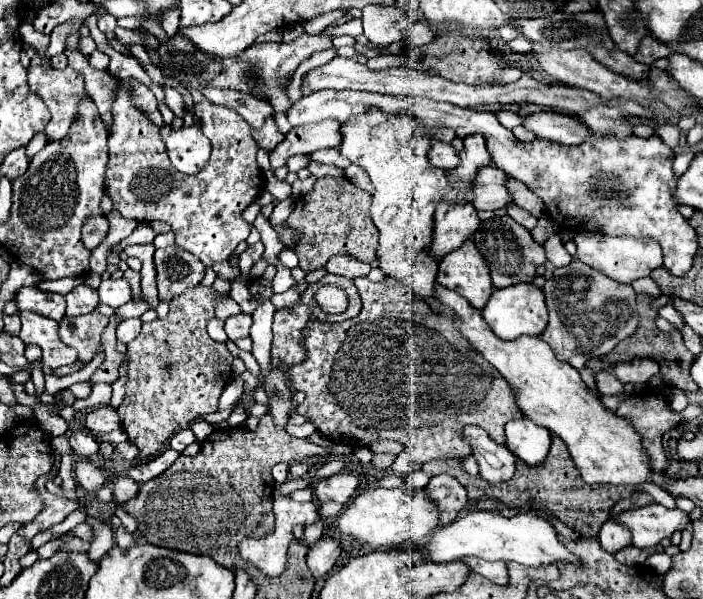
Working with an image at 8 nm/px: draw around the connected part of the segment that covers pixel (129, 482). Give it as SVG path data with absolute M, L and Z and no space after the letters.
M109 474L111 476L111 484L113 484L113 500L117 504L125 504L127 500L133 500L139 494L141 484L135 482L133 478L129 478L127 474Z

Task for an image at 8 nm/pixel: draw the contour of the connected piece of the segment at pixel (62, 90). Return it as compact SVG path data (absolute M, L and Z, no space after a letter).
M37 66L29 68L29 88L47 104L51 112L49 126L45 128L49 142L65 138L69 124L73 122L77 102L81 102L81 94L85 94L83 76L71 66L65 70L41 70L41 66Z

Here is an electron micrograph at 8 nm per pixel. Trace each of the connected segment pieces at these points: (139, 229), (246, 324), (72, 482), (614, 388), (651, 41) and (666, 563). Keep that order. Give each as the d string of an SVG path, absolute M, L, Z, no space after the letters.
M140 222L133 233L124 240L121 240L117 246L113 246L113 252L123 252L129 245L153 243L156 232L149 223Z
M237 314L225 320L225 332L229 336L229 340L237 340L237 338L245 338L249 336L249 328L251 328L251 316L249 314Z
M65 454L62 456L61 468L58 475L62 479L61 488L65 490L75 490L77 488L77 482L74 478L72 464L72 456L70 456L69 454Z
M605 370L597 372L595 382L597 382L599 394L621 394L623 392L623 384L611 372L605 372Z
M647 36L647 38L641 42L635 60L637 60L637 62L643 62L643 64L653 64L657 58L665 58L665 56L669 56L671 52L673 52L673 50L671 50L665 42L661 44L661 40L657 40L657 38L653 38L653 36Z
M661 552L661 554L651 554L649 558L647 558L647 566L649 568L653 568L657 574L665 574L665 570L669 570L669 566L671 566L671 558L665 554L665 552Z

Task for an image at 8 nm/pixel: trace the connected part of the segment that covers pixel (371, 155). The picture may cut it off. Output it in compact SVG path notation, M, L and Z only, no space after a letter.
M369 110L359 118L343 126L345 142L339 152L353 164L367 170L375 186L369 216L379 230L377 260L385 276L399 280L413 298L425 302L433 312L453 320L453 310L435 302L435 276L439 268L439 258L431 252L433 240L433 214L441 202L445 190L449 190L445 170L433 168L427 160L427 152L433 140L433 132L423 130L415 120L395 114L391 122L389 114L379 110Z

